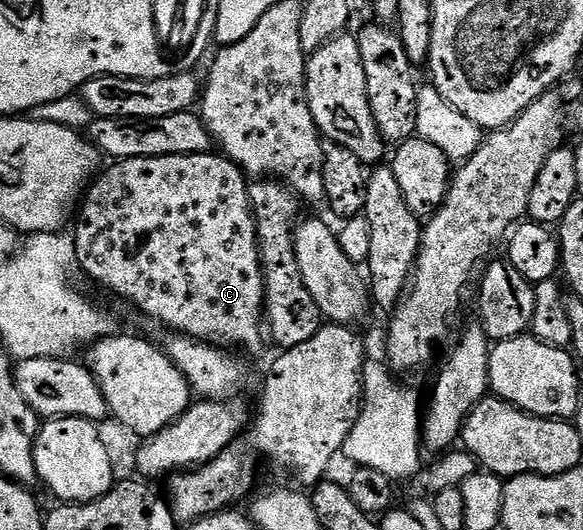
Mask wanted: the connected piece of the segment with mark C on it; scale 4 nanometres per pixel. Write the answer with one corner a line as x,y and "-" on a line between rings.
221,153
136,157
135,159
119,159
111,162
109,166
107,171
105,168
91,182
76,215
78,228
73,228
72,234
80,271
83,271
88,278
95,279
100,286
107,287
112,294
119,295
124,302
131,303
136,310
143,311
148,318
163,323
168,329
167,332
187,335
193,339
200,339
204,343
229,345
231,348
243,347
246,351
256,350
262,343
262,335
264,339
266,282
262,279
258,230
254,220
254,208
250,205
250,189
246,172

